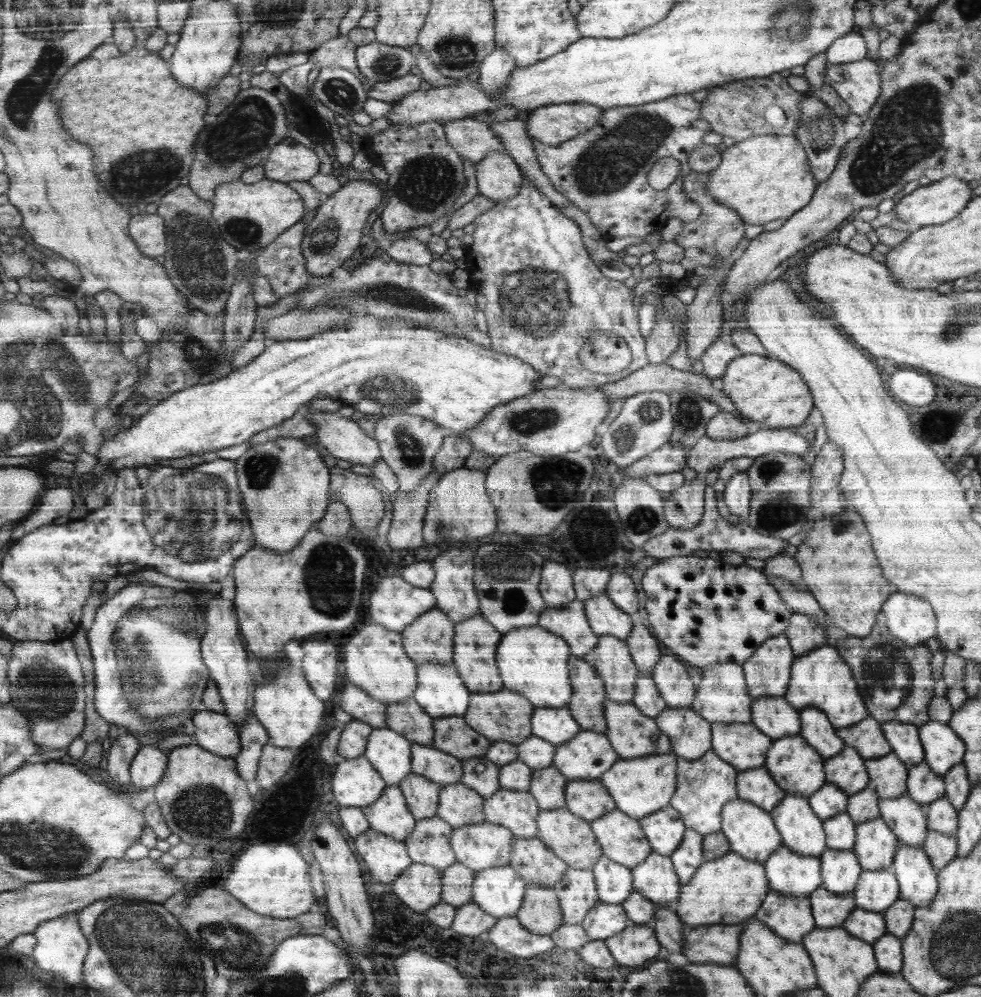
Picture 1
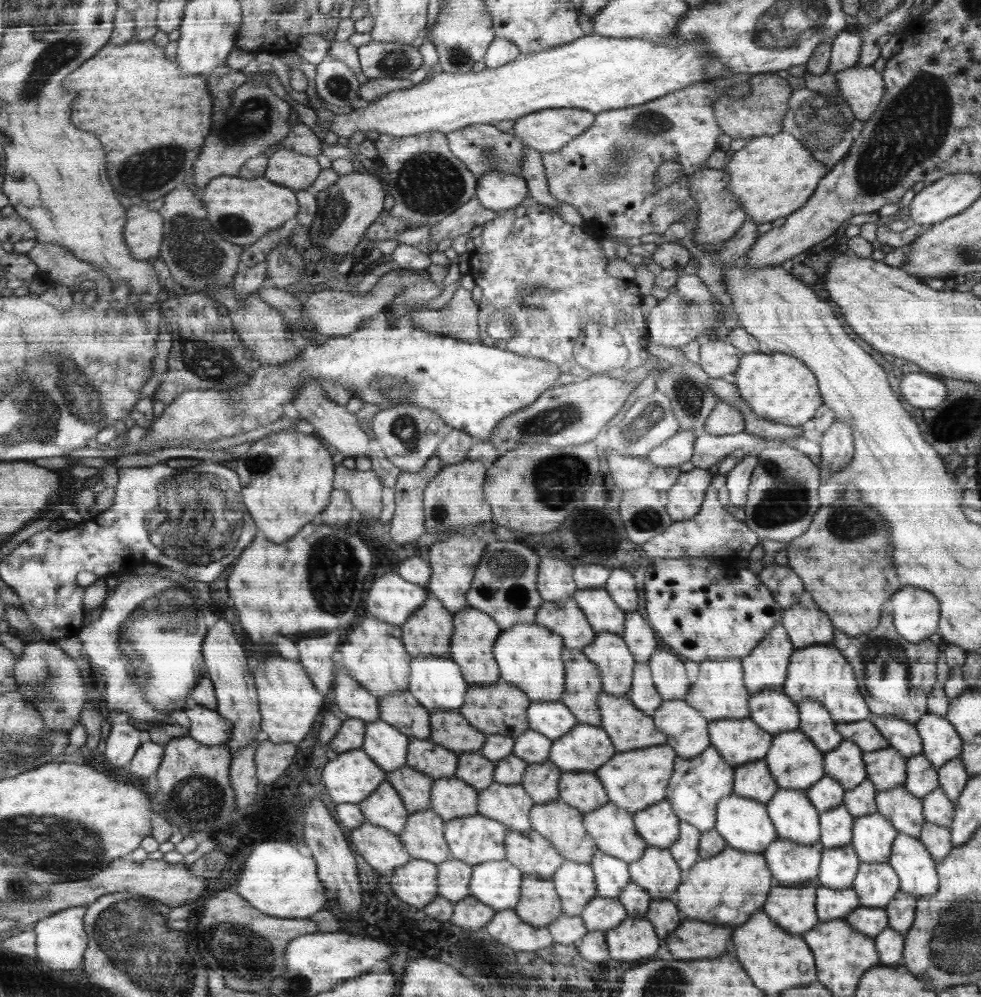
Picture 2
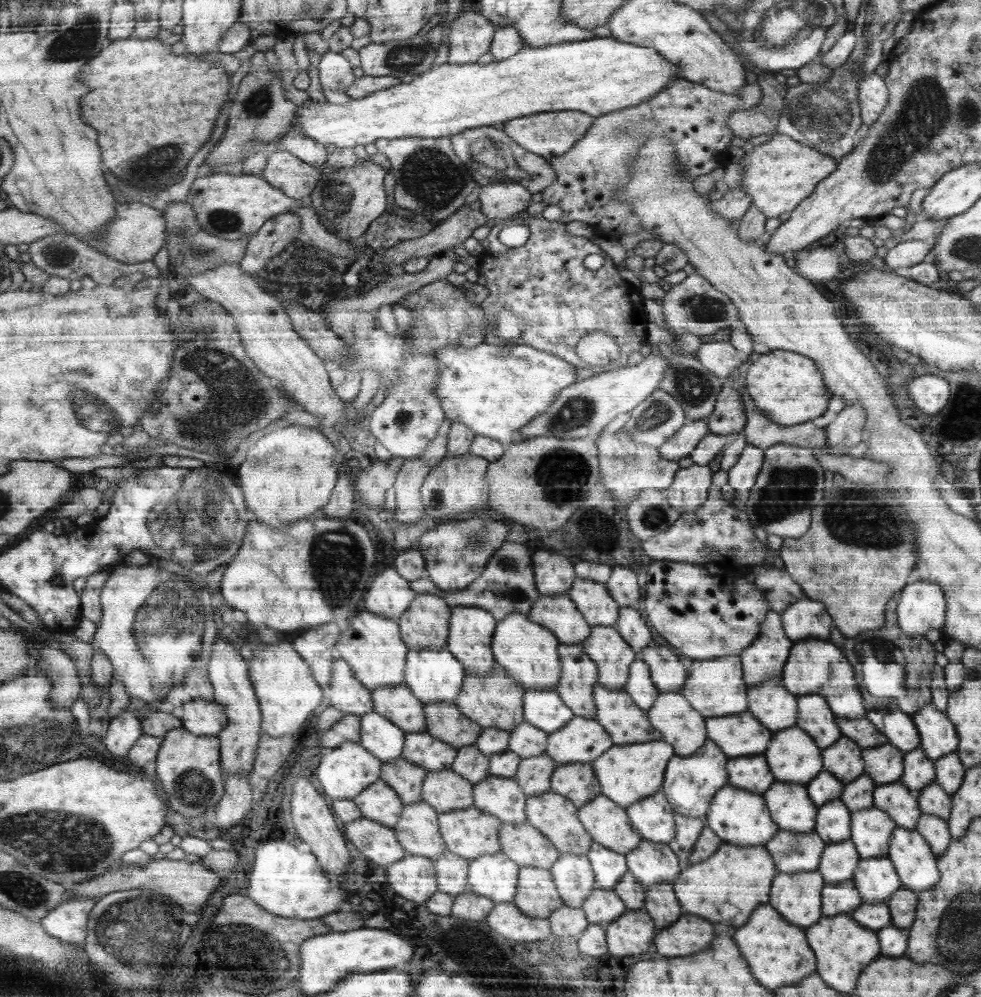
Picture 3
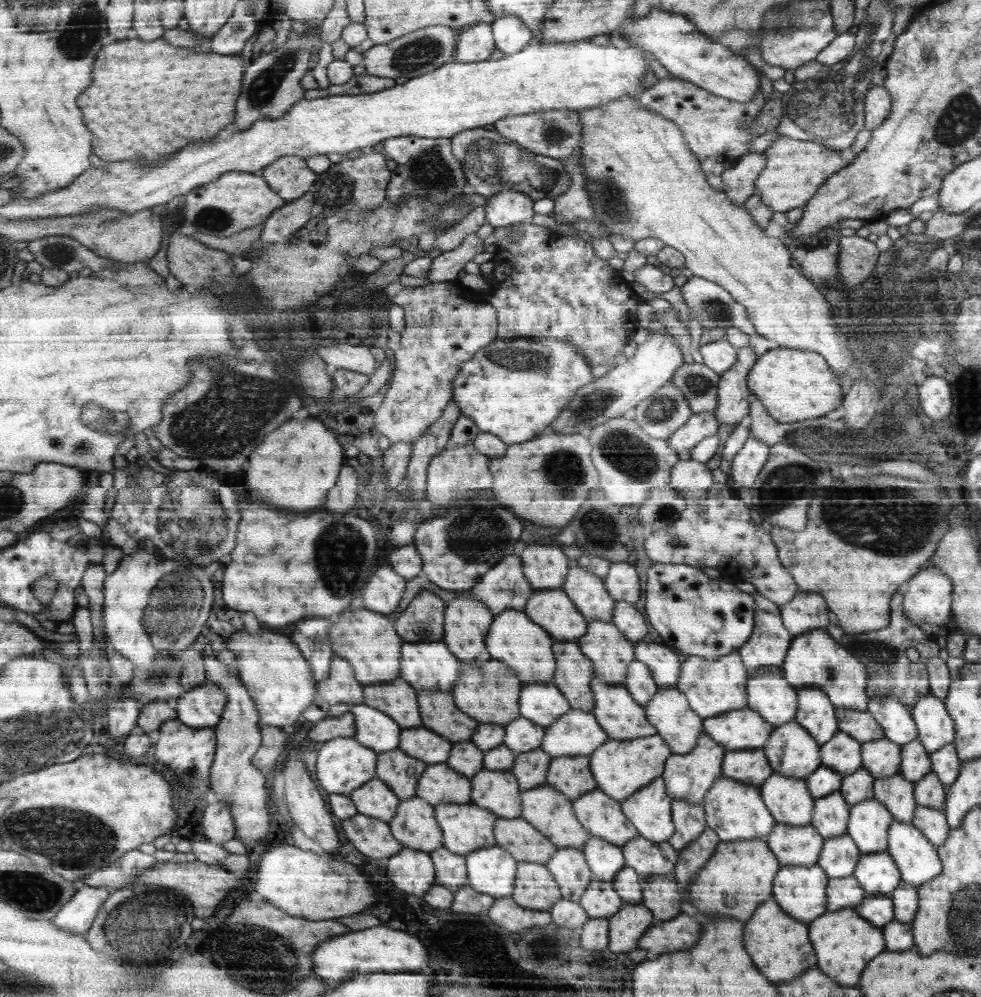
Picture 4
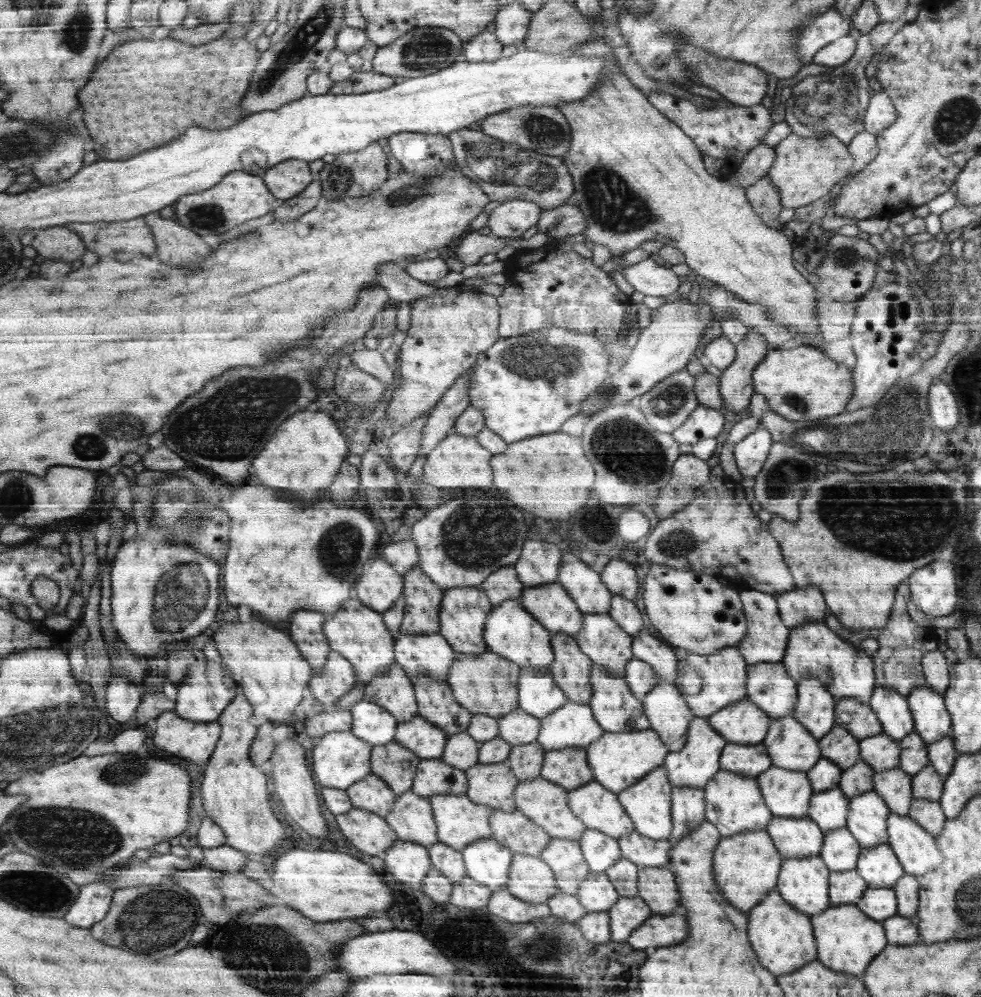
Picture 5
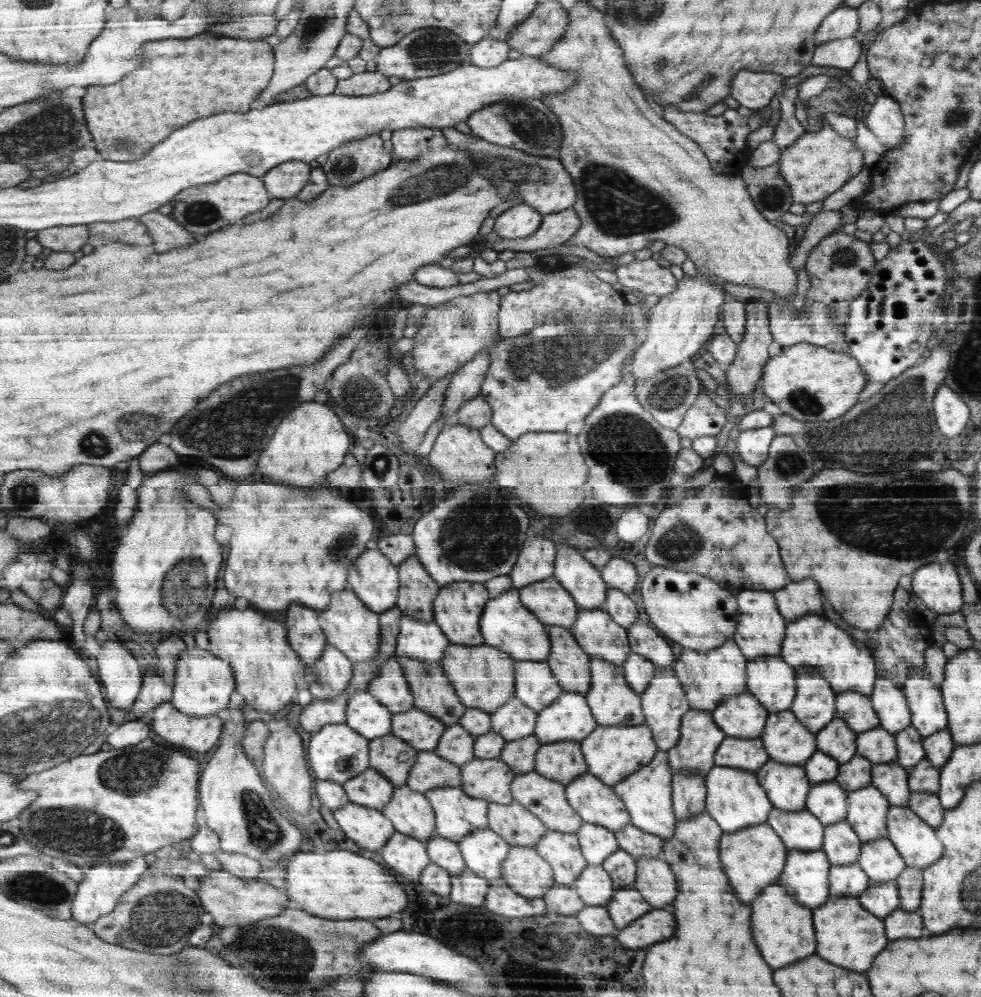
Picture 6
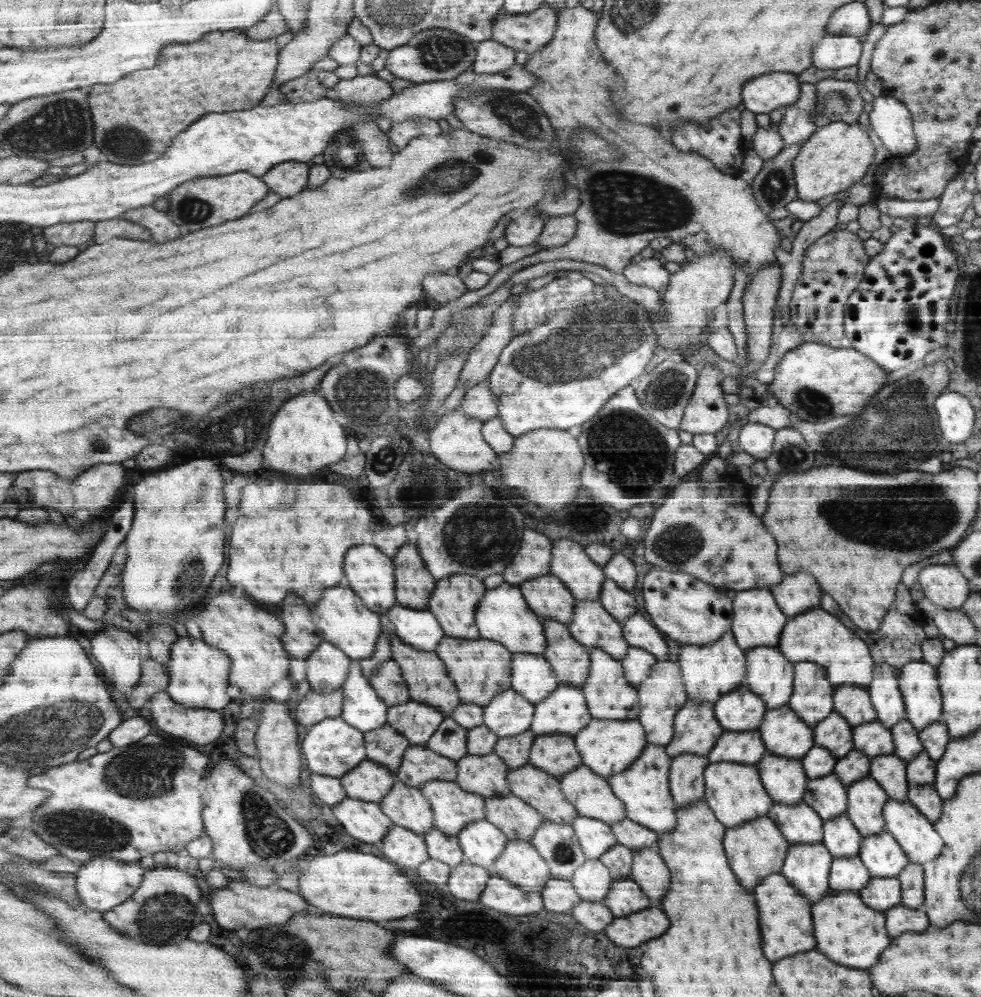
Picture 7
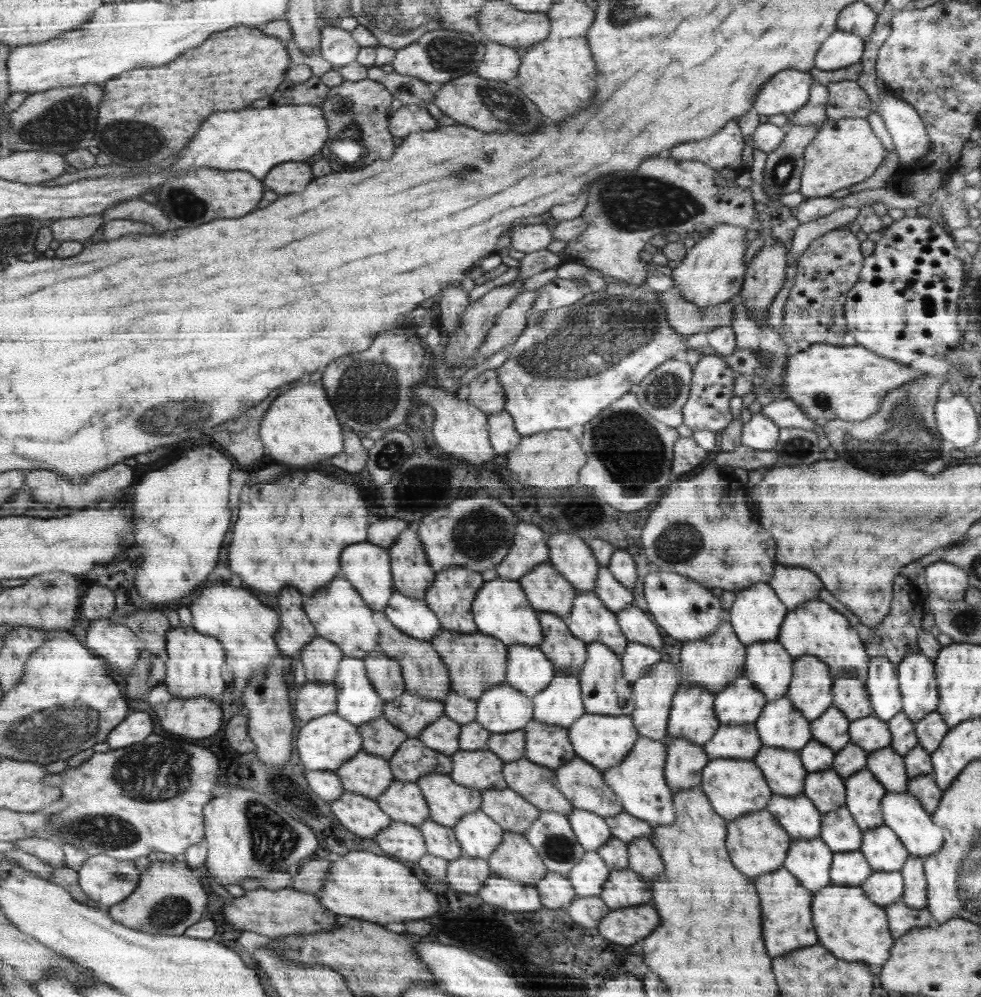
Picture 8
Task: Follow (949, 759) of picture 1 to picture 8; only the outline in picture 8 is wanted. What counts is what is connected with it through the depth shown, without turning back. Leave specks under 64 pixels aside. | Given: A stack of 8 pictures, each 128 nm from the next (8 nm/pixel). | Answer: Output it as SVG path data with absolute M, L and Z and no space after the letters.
M920 652L898 664L899 689L903 693L903 713L915 723L939 708L938 675L935 663Z

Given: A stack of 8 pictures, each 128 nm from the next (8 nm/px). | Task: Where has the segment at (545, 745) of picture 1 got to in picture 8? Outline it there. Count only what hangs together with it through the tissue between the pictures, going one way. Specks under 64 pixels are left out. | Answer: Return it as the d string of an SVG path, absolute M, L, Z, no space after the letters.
M504 682L476 700L475 720L496 734L523 729L534 720L533 699Z

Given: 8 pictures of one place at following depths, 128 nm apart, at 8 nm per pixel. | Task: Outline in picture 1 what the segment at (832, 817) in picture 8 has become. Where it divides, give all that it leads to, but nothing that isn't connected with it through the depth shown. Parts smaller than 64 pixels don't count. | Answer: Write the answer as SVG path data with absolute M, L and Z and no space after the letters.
M827 849L819 858L822 860L822 888L836 895L853 894L863 871L854 850Z

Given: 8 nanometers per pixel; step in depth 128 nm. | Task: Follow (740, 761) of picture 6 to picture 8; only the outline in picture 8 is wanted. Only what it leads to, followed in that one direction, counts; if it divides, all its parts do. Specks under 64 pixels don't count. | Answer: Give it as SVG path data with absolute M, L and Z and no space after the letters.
M724 725L720 726L720 734L708 741L704 746L709 760L715 759L748 759L752 760L763 749L764 742L754 726Z

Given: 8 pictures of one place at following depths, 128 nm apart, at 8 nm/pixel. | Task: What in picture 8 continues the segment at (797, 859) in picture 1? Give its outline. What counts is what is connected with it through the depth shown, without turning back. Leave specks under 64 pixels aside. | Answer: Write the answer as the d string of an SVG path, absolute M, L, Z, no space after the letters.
M772 794L772 806L767 806L766 809L771 811L792 838L816 838L820 834L820 812L815 803L804 794Z

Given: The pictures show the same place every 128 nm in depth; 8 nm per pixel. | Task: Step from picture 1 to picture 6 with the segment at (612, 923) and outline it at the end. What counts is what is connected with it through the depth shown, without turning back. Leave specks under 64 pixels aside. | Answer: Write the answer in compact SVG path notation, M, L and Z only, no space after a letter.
M588 864L573 887L585 906L606 906L612 901L616 887L614 880L602 866Z

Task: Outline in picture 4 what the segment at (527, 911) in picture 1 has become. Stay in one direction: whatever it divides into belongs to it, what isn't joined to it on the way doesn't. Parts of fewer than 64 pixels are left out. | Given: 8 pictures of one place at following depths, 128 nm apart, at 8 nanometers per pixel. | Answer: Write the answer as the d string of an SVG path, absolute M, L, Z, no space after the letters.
M518 861L518 876L511 898L518 906L549 911L563 896L548 867L536 862Z

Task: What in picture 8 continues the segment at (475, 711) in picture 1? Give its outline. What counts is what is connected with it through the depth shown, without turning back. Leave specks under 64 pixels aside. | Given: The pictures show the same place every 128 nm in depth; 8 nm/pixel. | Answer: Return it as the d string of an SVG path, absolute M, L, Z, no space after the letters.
M442 628L430 642L450 669L451 690L456 694L478 700L487 690L506 682L509 648L499 638L479 631L464 633Z

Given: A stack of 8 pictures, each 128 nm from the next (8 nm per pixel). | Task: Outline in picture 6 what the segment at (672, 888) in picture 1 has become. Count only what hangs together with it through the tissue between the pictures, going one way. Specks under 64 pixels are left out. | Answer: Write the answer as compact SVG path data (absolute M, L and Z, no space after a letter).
M627 825L622 830L615 831L619 848L628 852L634 858L656 858L662 853L666 840L662 837L640 830L633 825Z

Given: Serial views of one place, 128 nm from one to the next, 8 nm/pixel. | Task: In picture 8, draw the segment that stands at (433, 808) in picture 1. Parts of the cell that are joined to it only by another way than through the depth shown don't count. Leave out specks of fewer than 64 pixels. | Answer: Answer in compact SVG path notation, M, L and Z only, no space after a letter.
M383 715L360 725L358 729L363 737L363 751L386 758L388 761L409 736Z

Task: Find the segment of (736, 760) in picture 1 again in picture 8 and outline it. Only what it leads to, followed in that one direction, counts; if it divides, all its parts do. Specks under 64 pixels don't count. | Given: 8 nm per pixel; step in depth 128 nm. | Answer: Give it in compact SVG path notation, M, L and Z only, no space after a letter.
M746 674L738 678L726 689L715 693L715 712L724 725L754 724L767 699Z

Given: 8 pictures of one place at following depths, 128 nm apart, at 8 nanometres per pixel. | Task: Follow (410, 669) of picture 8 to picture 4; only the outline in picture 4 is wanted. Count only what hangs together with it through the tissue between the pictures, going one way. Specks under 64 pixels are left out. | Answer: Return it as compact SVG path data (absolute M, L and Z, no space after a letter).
M420 690L419 710L423 726L449 739L452 744L468 741L479 728L479 721L455 705L454 695L444 690Z

